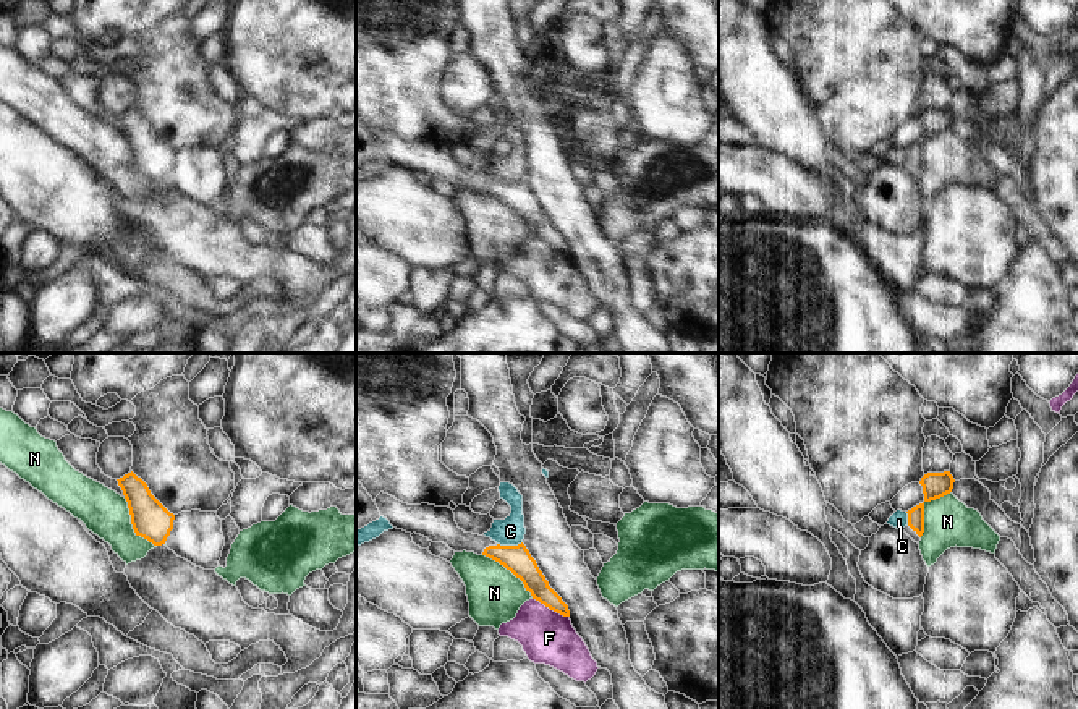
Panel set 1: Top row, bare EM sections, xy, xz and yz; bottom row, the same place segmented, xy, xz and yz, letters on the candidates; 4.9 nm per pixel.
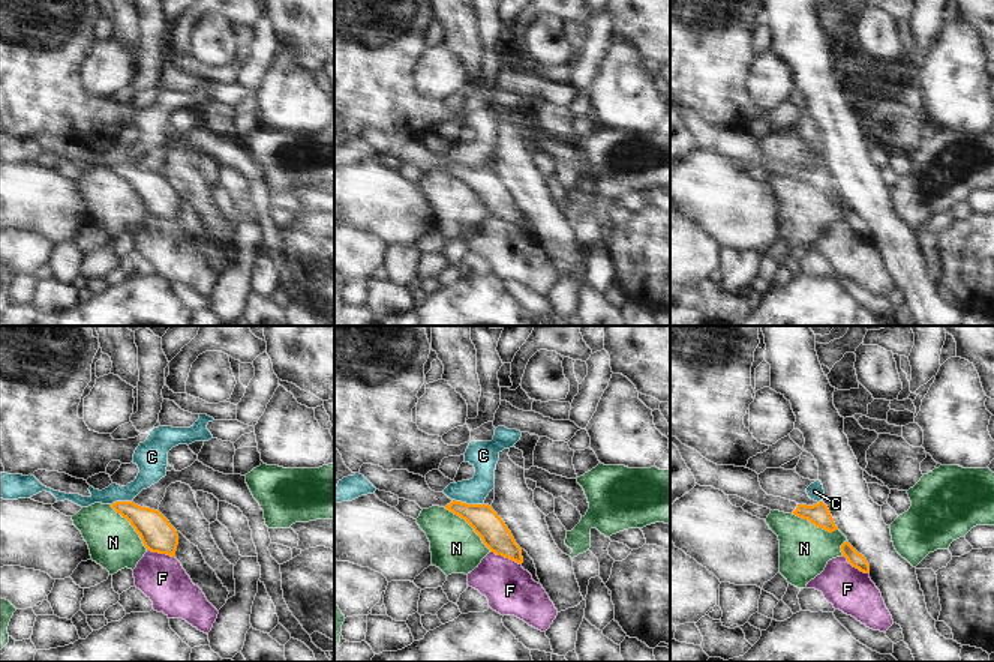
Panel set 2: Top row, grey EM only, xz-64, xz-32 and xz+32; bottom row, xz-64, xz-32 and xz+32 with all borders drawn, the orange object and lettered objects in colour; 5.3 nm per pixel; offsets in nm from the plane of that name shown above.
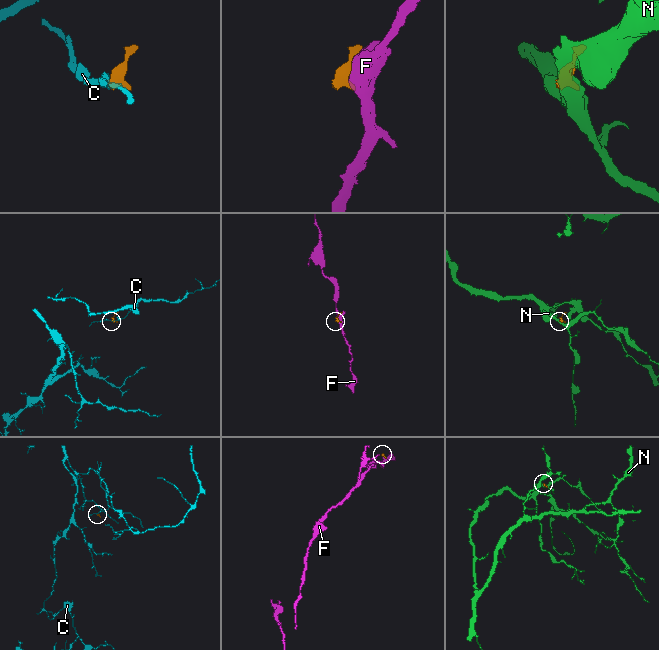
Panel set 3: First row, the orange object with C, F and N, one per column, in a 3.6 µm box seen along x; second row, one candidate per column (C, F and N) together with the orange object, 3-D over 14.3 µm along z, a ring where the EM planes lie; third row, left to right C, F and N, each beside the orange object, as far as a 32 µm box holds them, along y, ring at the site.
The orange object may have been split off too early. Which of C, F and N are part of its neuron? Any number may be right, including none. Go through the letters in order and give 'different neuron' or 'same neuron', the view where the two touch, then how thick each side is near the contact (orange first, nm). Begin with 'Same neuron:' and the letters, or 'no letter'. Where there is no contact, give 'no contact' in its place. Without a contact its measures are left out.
Same neuron: no letter
C: different neuron | xz | 140/140 nm
F: different neuron | xz | 120/260 nm
N: different neuron | yz | 130/240 nm

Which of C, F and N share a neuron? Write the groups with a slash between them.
C / F / N

